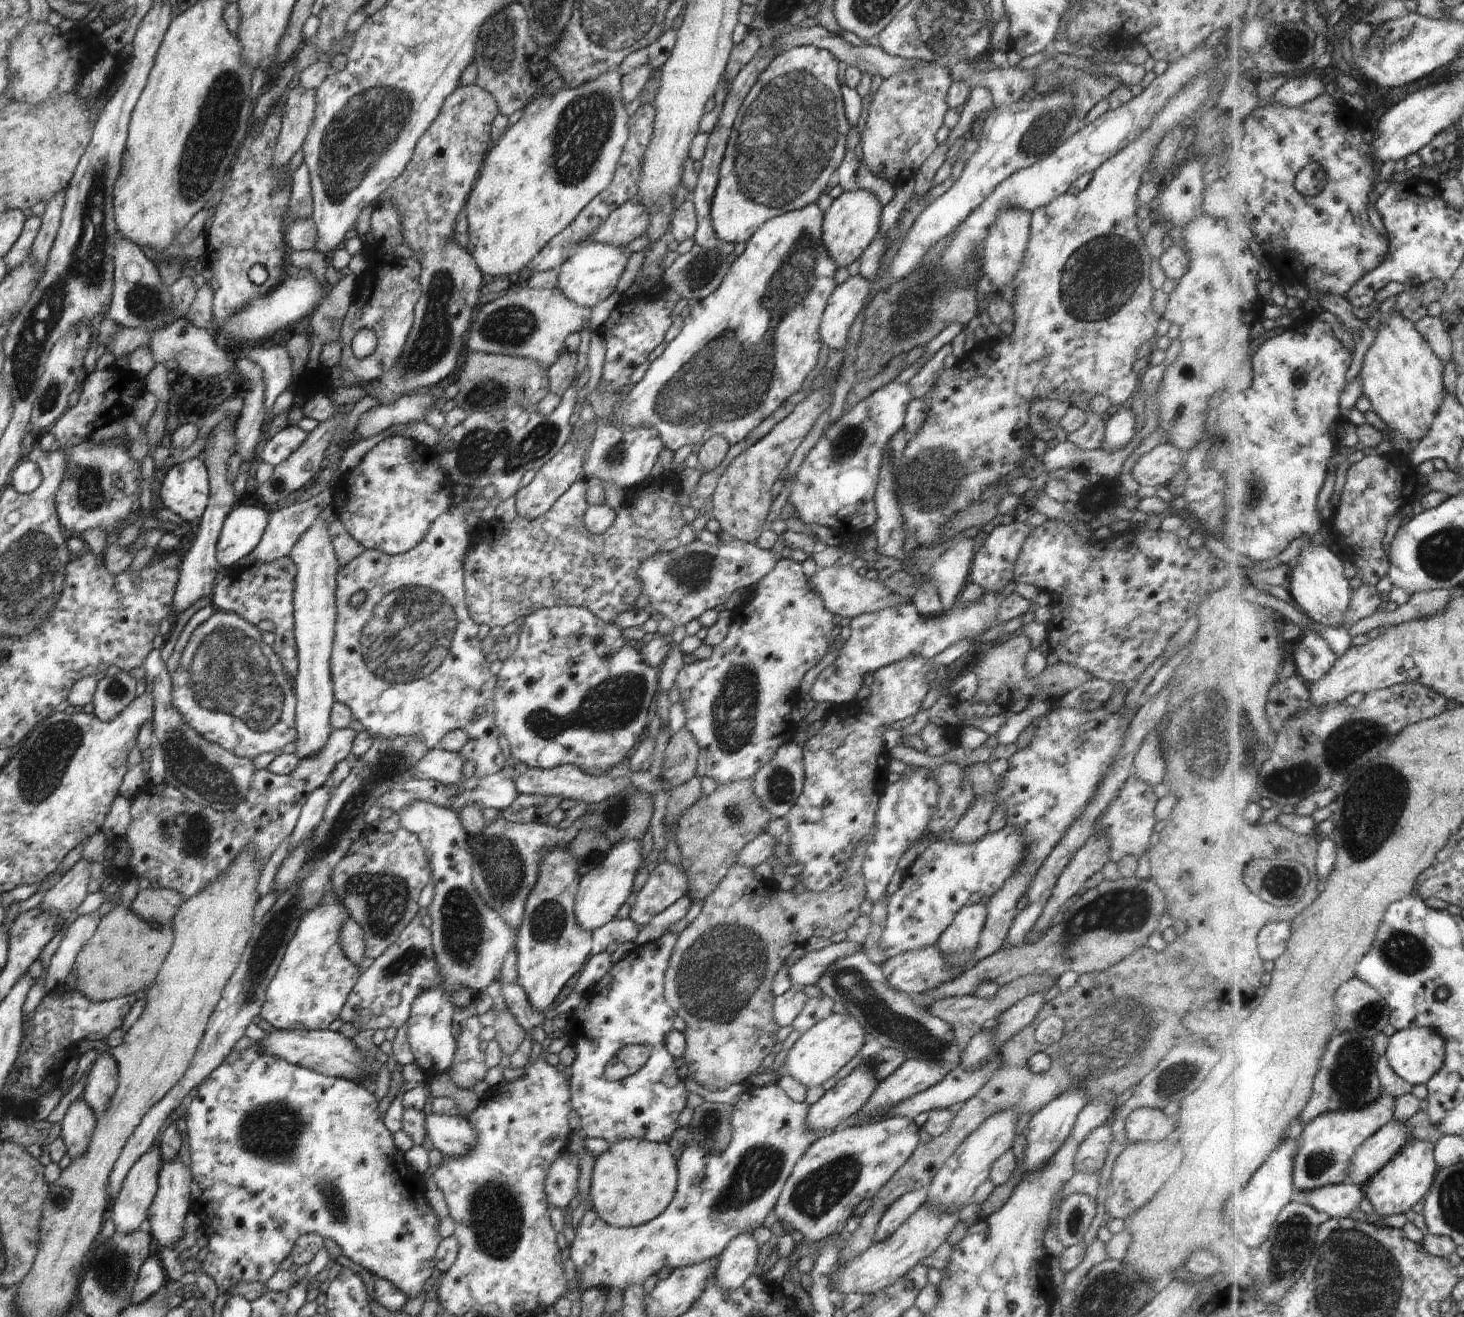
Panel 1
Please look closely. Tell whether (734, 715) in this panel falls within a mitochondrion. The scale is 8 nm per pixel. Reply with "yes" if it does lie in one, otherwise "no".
yes

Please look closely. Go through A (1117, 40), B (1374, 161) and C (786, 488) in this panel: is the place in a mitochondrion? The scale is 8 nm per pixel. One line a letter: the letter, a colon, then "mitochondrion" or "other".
A: other
B: other
C: other

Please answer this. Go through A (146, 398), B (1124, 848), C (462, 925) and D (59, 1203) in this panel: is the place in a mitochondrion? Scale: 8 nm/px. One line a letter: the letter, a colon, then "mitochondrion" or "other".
A: other
B: other
C: mitochondrion
D: other

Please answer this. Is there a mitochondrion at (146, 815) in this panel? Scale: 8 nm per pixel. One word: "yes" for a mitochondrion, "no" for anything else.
no

